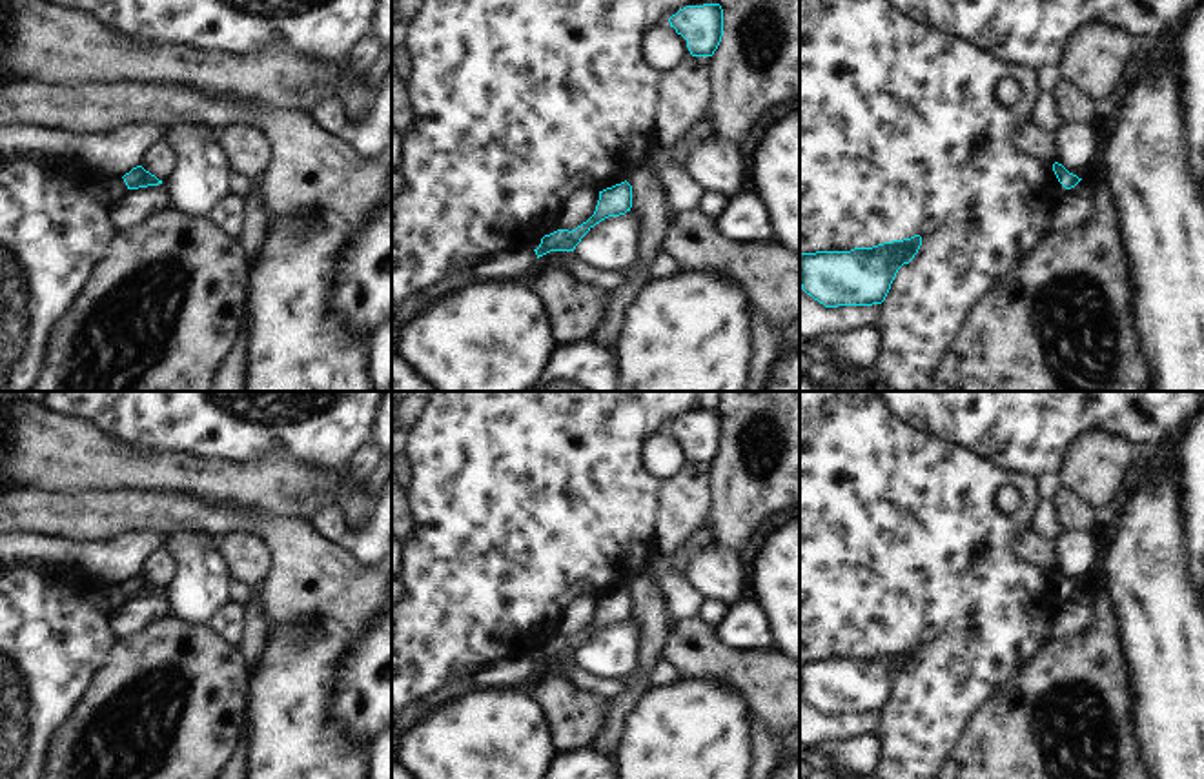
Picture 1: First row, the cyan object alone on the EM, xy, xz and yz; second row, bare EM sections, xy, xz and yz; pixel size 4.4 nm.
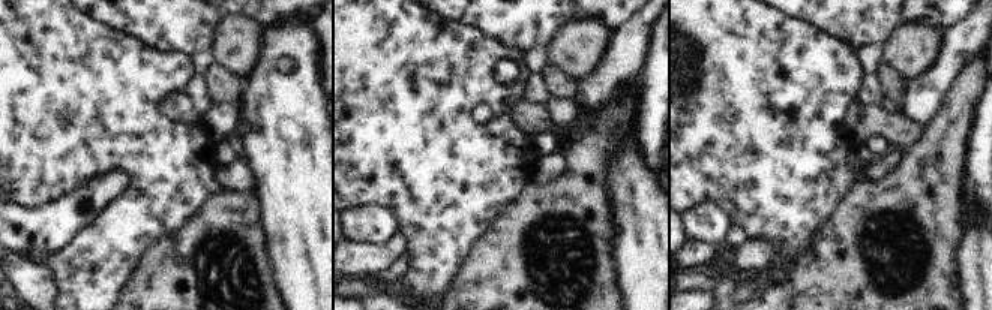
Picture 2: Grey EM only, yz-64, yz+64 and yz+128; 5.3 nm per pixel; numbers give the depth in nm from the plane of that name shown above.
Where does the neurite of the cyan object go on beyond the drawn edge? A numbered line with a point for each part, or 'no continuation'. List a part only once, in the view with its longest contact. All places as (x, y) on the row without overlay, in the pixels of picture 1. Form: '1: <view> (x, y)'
no continuation

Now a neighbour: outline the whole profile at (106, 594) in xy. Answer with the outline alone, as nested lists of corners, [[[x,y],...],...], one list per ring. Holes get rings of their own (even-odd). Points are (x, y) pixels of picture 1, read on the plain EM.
[[[98,575],[91,577],[89,597],[106,610],[115,610],[126,601],[128,593],[122,584],[109,582]]]

